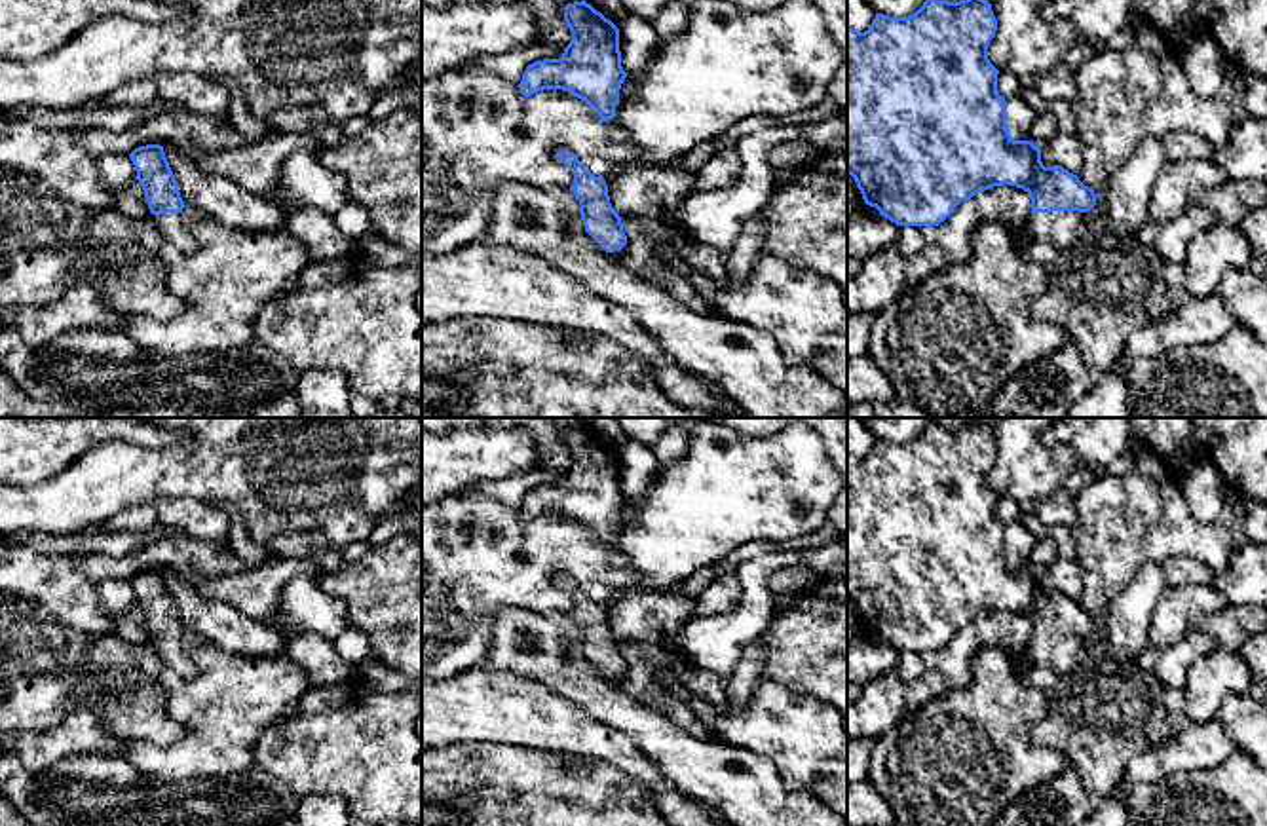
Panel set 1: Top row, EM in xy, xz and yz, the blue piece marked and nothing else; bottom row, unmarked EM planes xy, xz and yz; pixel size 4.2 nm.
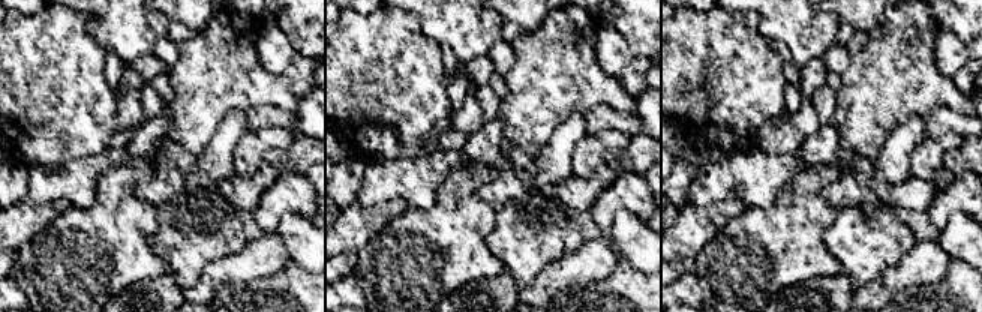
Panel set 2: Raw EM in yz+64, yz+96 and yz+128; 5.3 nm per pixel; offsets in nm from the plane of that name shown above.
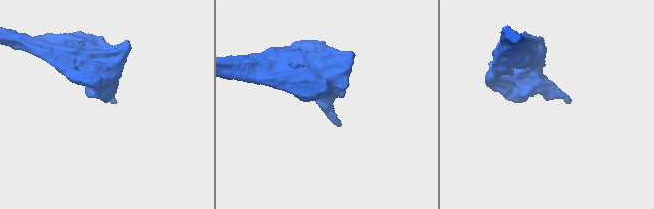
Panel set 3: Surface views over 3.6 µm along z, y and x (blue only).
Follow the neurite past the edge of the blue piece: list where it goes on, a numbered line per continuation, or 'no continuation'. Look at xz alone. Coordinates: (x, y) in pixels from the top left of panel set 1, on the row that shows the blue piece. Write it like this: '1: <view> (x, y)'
no continuation

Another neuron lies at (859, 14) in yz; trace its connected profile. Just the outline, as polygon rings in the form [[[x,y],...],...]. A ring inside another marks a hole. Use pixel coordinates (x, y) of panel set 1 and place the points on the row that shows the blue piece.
[[[847,0],[847,28],[864,32],[872,25],[874,17],[876,11],[866,0]]]

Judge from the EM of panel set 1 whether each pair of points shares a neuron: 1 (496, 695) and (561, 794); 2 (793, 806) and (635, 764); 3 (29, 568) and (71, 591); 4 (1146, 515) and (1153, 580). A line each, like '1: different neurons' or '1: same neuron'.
1: different neurons
2: different neurons
3: same neuron
4: different neurons

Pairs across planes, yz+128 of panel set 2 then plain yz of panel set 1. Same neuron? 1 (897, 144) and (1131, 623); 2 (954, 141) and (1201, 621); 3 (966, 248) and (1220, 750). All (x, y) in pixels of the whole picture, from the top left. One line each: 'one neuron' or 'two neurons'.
1: one neuron
2: two neurons
3: two neurons

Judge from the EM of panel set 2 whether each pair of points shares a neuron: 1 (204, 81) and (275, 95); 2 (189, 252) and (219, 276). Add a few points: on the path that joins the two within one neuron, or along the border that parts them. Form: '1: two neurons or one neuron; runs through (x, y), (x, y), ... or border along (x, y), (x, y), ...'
1: one neuron; runs through (222, 81), (240, 81), (257, 86)
2: two neurons; border along (239, 251), (213, 260), (201, 278), (183, 291)

